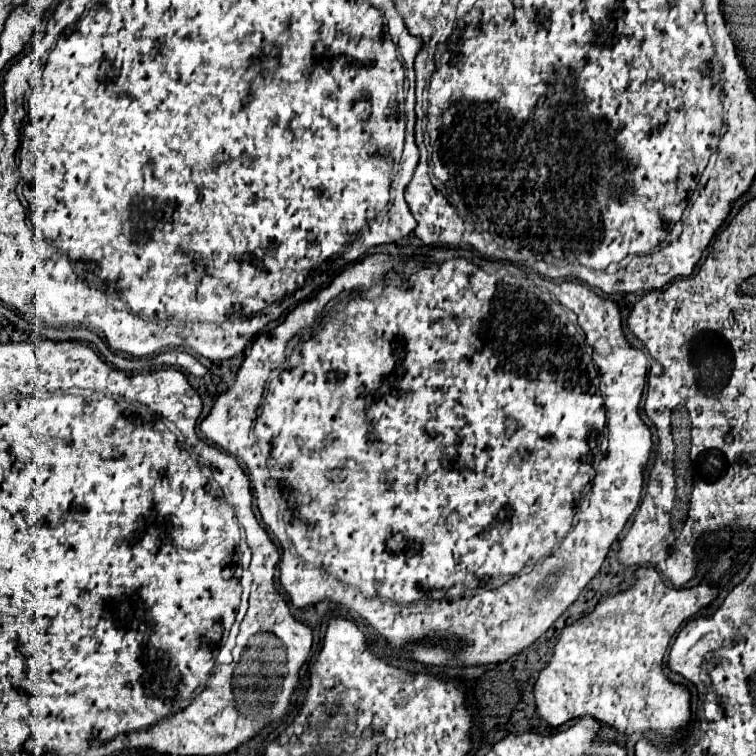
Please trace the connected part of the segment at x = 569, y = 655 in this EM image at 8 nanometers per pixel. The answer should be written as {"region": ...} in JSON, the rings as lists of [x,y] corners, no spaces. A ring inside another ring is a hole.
{"region":[[[636,568],[634,584],[630,588],[618,594],[602,596],[592,612],[586,612],[582,618],[560,632],[554,654],[540,670],[540,676],[534,684],[536,714],[554,728],[572,718],[588,714],[622,734],[652,730],[662,738],[682,736],[690,722],[690,692],[686,686],[666,678],[662,660],[668,650],[668,640],[678,632],[682,620],[689,620],[694,612],[700,612],[712,604],[718,593],[718,589],[711,586],[707,578],[692,588],[670,588],[660,580],[656,568]]]}

